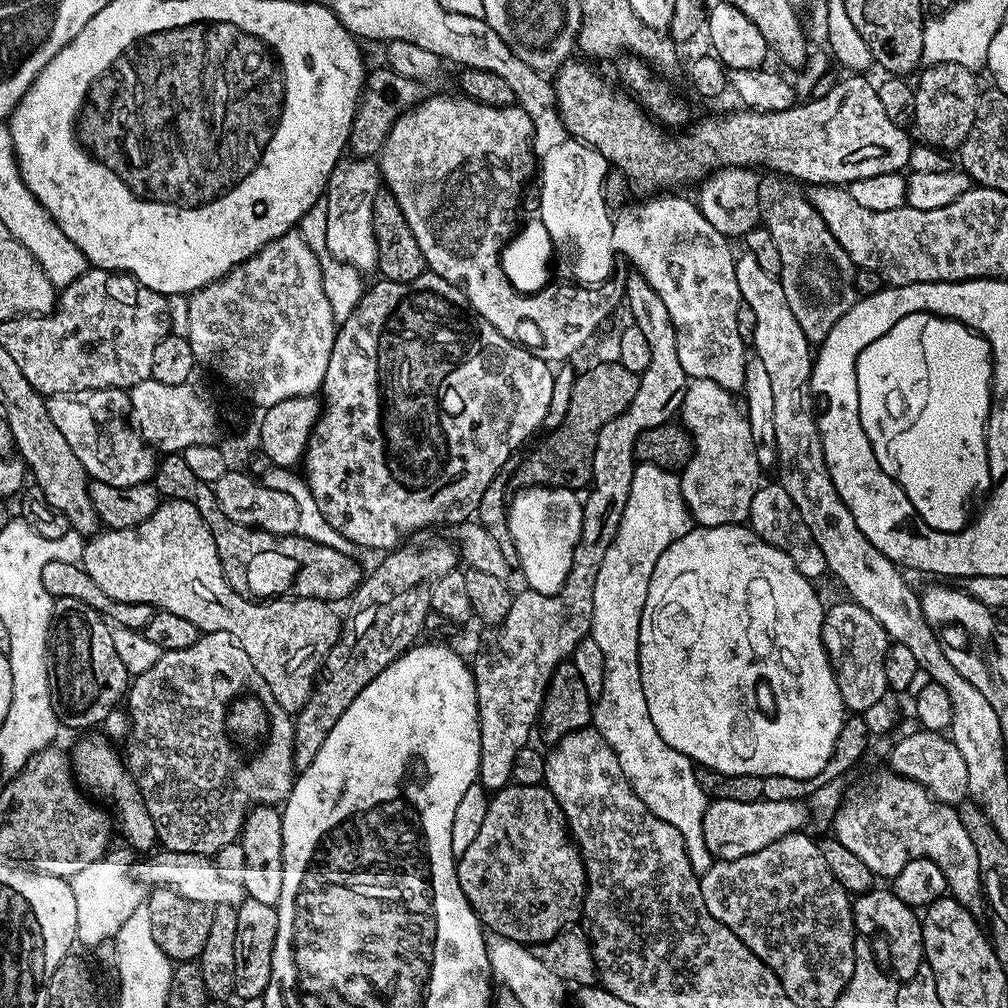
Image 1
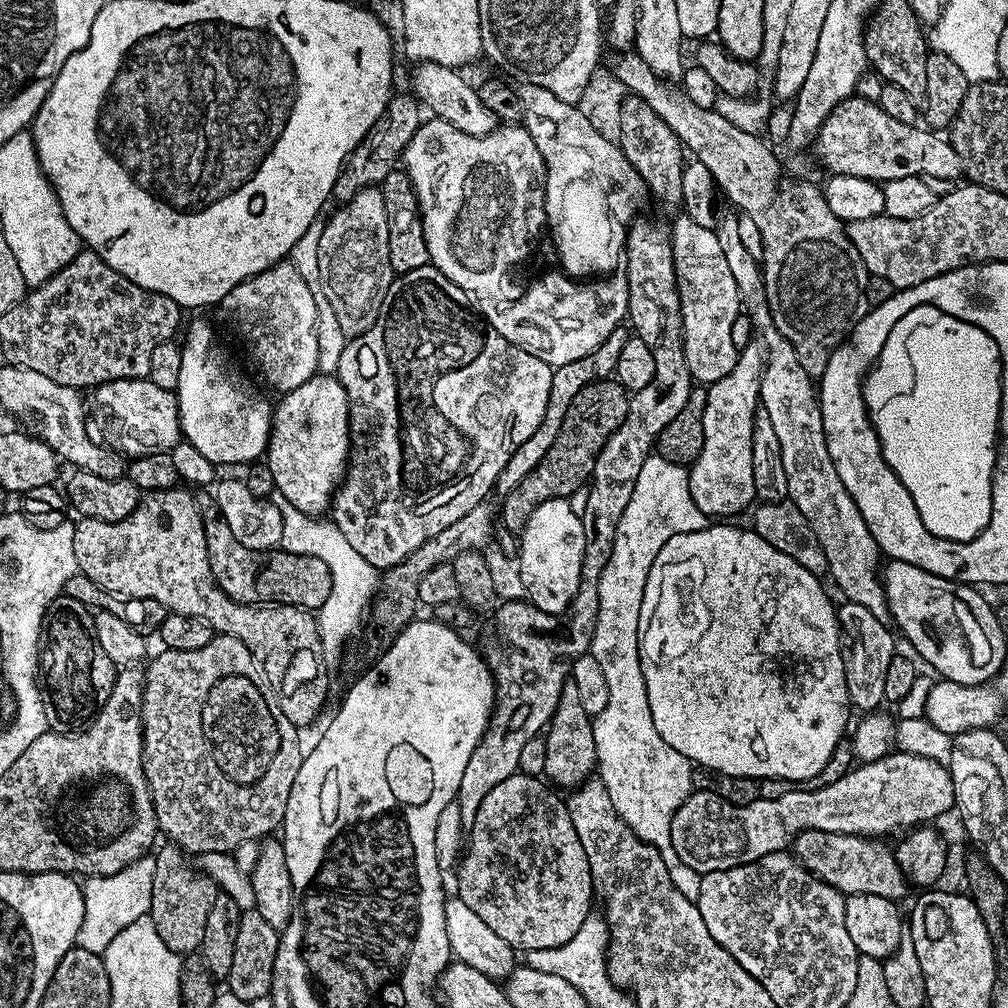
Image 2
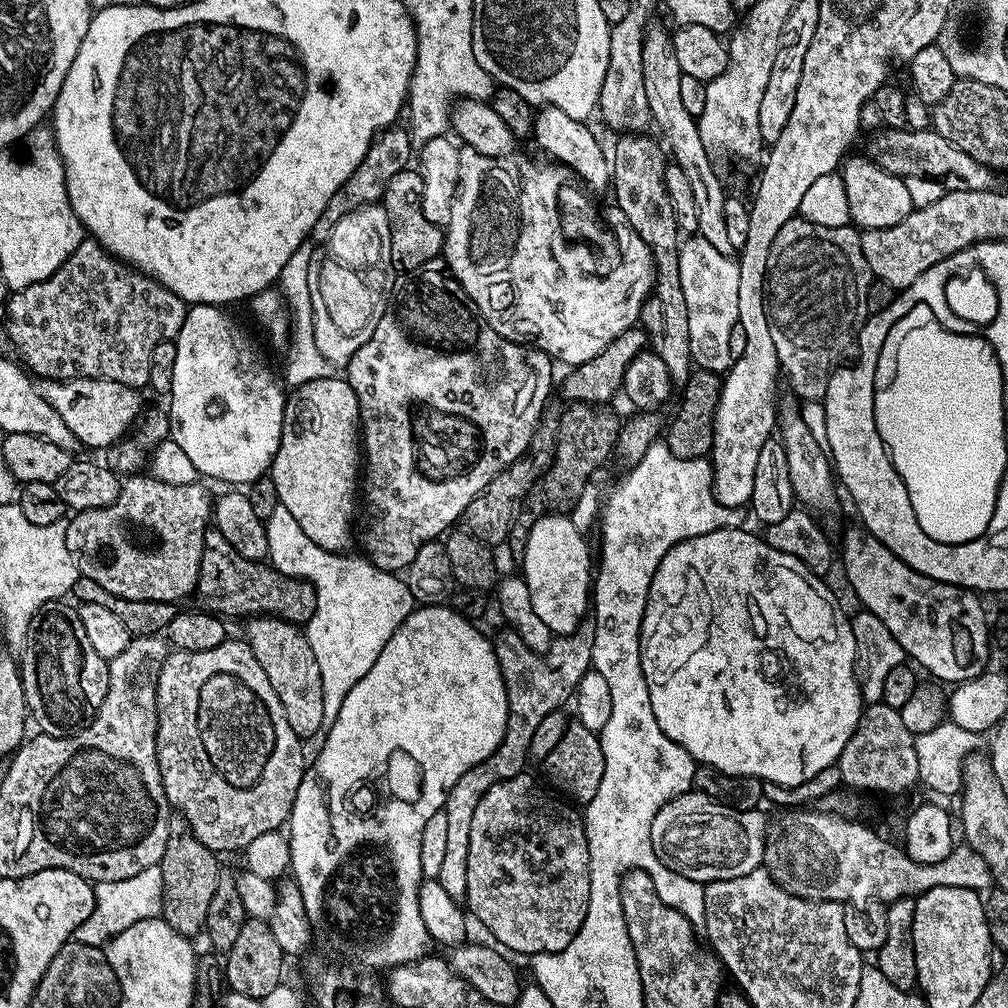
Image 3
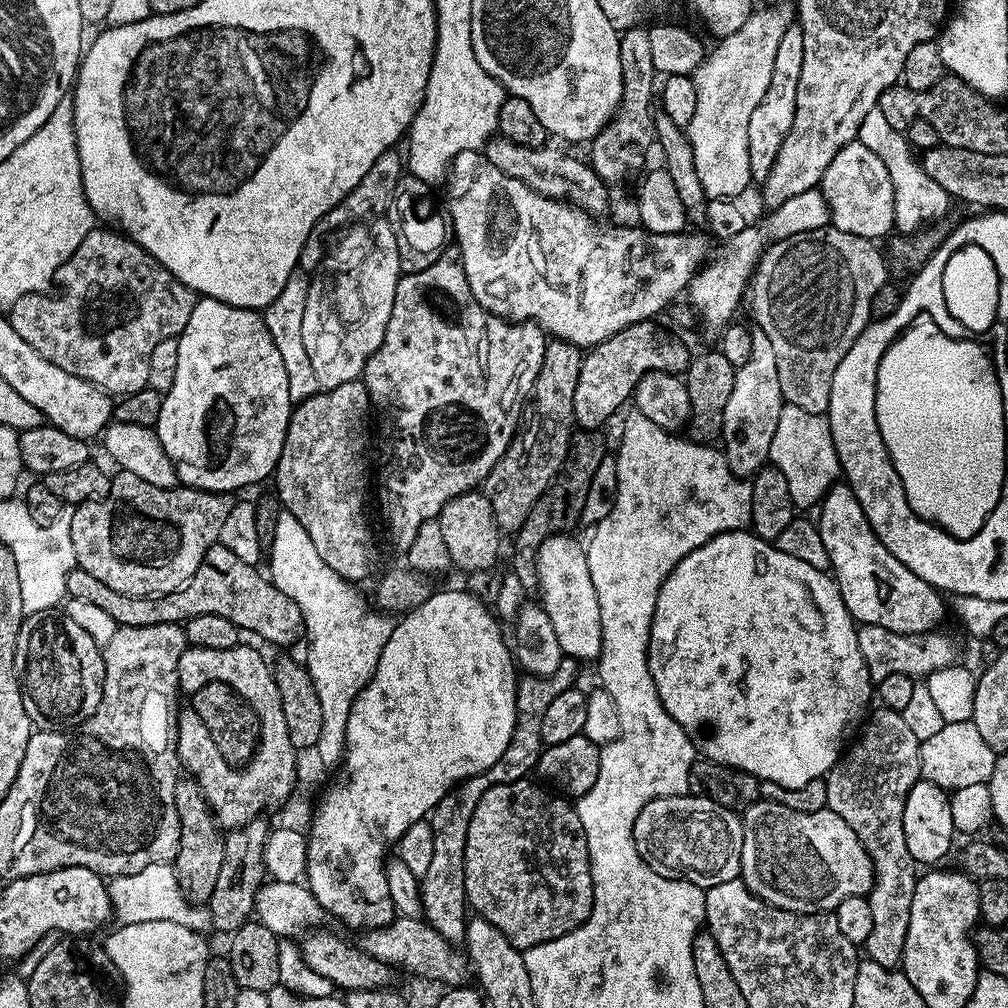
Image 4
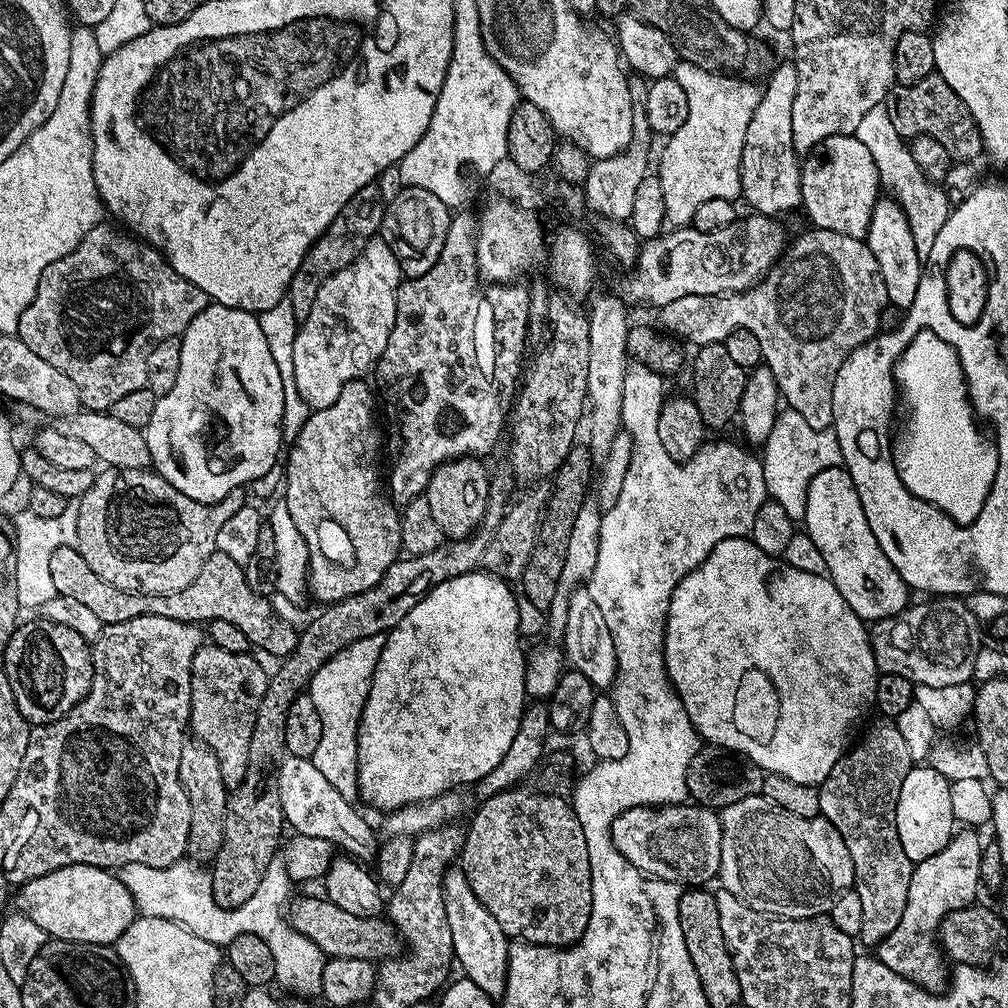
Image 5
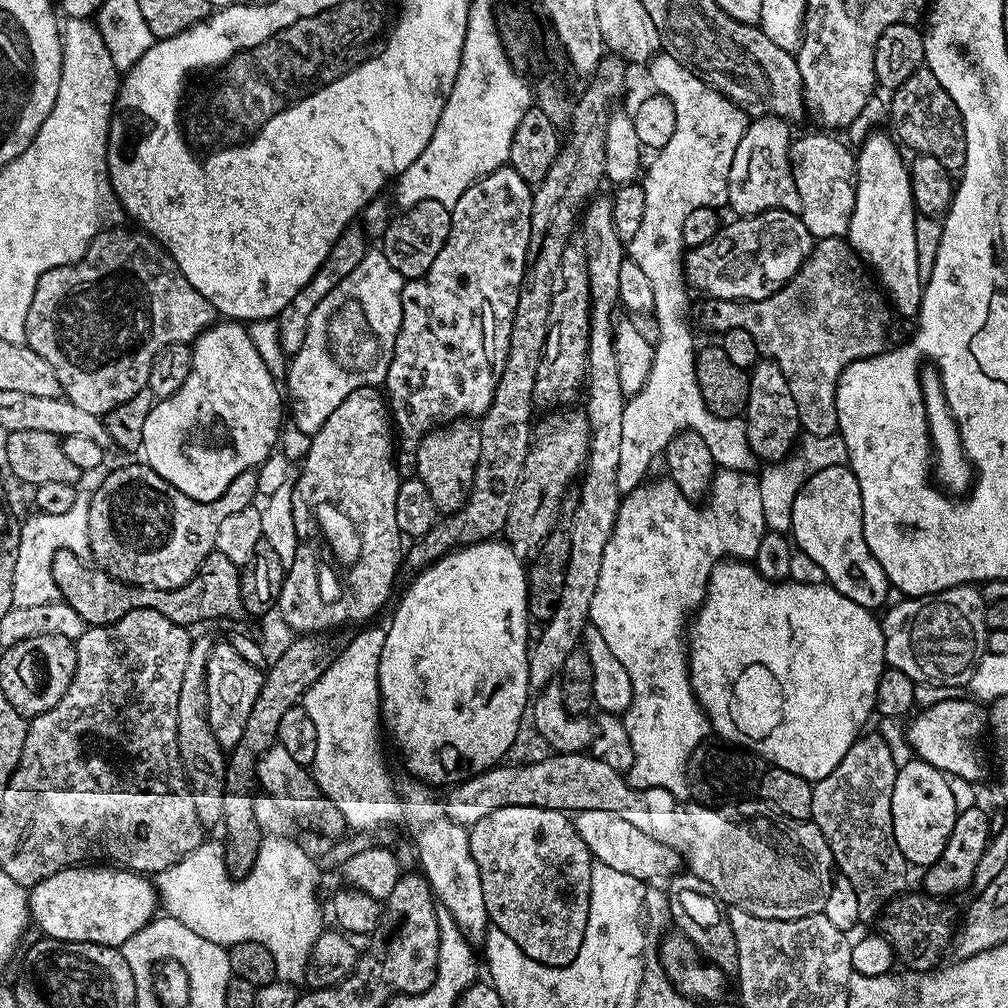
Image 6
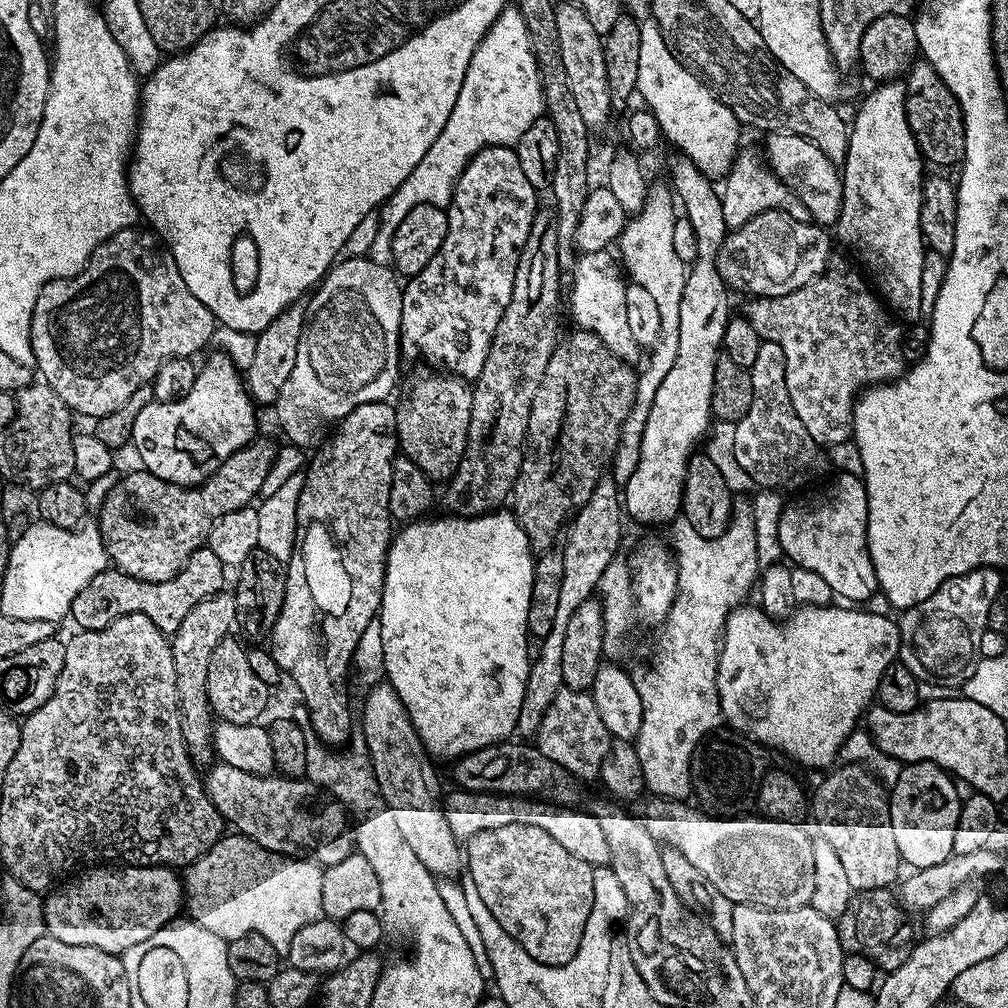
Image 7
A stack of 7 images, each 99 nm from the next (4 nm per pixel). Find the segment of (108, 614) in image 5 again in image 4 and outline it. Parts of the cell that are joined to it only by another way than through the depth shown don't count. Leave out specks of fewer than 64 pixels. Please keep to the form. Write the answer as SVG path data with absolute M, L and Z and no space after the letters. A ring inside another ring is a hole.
M218 542L212 544L210 550L206 550L204 561L198 566L196 573L178 590L165 596L131 596L115 592L110 590L110 586L106 586L106 582L98 582L94 574L86 574L86 570L79 566L72 569L70 596L73 600L90 602L94 606L99 606L101 610L106 610L106 614L110 614L110 618L114 618L116 625L122 628L159 624L183 625L185 620L198 618L198 614L222 614L222 618L234 622L237 628L245 633L253 632L254 635L261 636L268 644L292 644L299 636L301 639L305 635L302 610L298 610L298 606L290 598L286 598L286 594L282 594L282 590L278 590L278 586L274 586L271 579L257 565L242 562L242 558L238 558Z

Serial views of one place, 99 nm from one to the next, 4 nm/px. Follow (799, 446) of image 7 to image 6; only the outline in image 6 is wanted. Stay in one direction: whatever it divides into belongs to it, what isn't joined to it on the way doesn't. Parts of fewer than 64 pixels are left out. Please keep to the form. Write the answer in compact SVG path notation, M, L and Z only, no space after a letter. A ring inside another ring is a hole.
M762 358L750 369L746 419L750 450L754 450L757 461L783 462L793 455L802 436L798 406L794 406L794 394L790 394L790 382L786 382L786 374L782 374L773 360Z

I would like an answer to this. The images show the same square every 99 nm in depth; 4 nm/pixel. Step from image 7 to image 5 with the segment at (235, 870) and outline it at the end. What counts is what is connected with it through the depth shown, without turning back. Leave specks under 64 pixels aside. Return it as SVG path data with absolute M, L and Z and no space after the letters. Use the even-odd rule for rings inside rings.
M188 858L165 868L130 862L118 869L118 875L122 886L130 890L139 915L173 920L190 930L190 934L198 934L198 938L206 938L206 942L217 946L227 946L242 934L254 934L262 938L262 942L270 946L270 954L274 954L277 985L281 984L296 996L320 996L322 970L327 957L318 946L314 946L314 942L310 942L310 938L298 934L290 922L288 911L294 883L283 859L270 862L258 890L254 890L254 898L242 902L242 906L237 908L223 908L214 902L211 871Z

